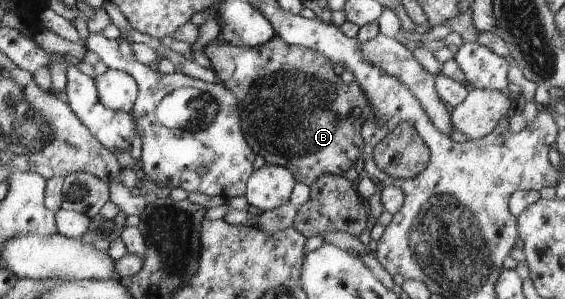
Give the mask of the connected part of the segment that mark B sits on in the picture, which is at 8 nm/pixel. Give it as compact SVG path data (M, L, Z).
M279 36L254 48L230 46L218 37L204 49L204 55L212 63L221 84L237 98L244 138L255 156L261 155L267 165L286 167L296 182L308 187L320 175L345 176L351 167L355 167L363 151L361 128L369 115L370 105L358 83L344 83L324 55L309 48L287 45Z

